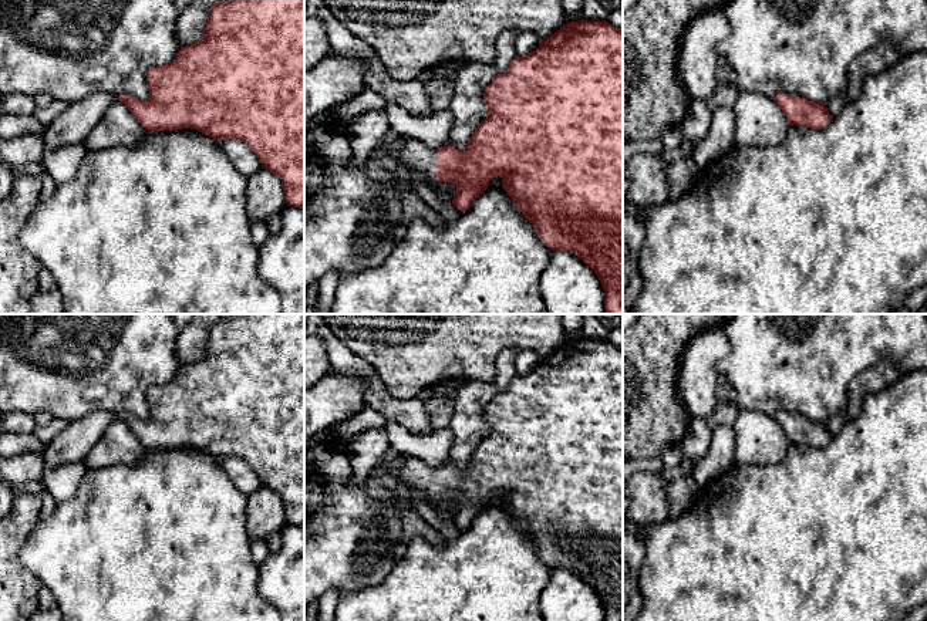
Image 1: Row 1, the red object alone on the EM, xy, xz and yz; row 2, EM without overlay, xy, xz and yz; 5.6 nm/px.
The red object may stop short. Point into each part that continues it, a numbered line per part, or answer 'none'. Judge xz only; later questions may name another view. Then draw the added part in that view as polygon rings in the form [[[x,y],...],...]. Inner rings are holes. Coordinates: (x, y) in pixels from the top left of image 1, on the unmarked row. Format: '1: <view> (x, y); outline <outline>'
1: xz (417, 475); outline [[[407,456],[398,469],[400,479],[411,490],[424,492],[429,499],[435,499],[434,493],[438,486],[436,469],[422,460]]]

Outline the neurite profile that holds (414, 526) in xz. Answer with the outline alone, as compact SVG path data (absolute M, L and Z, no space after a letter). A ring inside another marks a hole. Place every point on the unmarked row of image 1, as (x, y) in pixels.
M415 510L404 512L401 516L402 533L401 541L408 544L415 537L422 537L436 547L442 547L445 540L439 531L427 523Z

